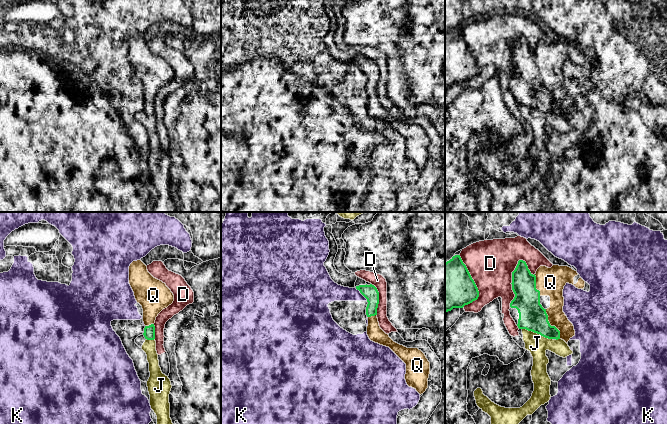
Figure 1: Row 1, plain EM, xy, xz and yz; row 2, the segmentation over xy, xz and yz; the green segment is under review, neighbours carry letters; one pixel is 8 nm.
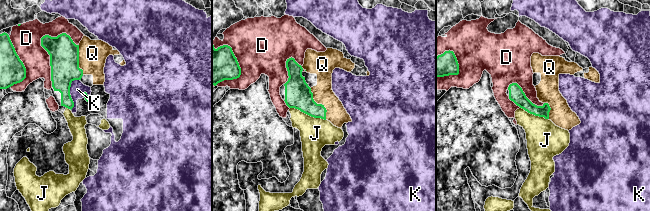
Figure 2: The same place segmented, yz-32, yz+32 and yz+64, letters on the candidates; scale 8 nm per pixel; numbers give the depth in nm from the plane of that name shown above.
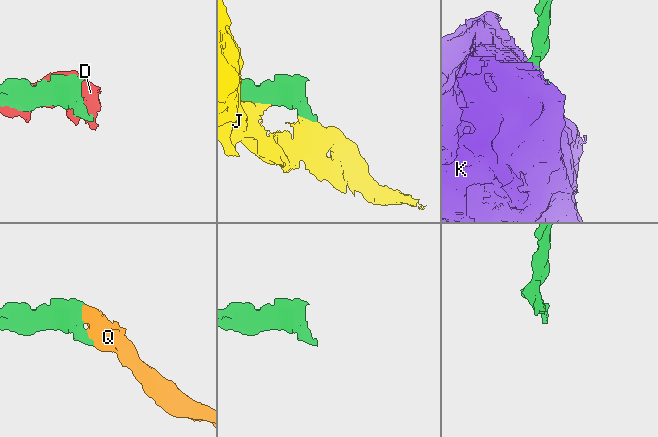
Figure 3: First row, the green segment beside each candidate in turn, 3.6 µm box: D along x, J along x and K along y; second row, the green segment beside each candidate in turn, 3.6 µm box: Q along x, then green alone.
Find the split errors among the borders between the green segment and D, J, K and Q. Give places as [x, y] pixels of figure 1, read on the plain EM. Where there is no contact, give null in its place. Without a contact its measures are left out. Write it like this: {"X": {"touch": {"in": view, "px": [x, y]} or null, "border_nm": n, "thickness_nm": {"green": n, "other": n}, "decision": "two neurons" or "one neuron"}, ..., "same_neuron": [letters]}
{"D": {"touch": {"in": "yz", "px": [512, 58]}, "border_nm": 400, "thickness_nm": {"green": 200, "other": 380}, "decision": "two neurons"}, "J": {"touch": {"in": "yz", "px": [537, 109]}, "border_nm": 260, "thickness_nm": {"green": 220, "other": 160}, "decision": "two neurons"}, "K": {"touch": {"in": "xz", "px": [361, 69]}, "border_nm": 140, "thickness_nm": {"green": 120, "other": 160}, "decision": "two neurons"}, "Q": {"touch": {"in": "yz", "px": [550, 101]}, "border_nm": 260, "thickness_nm": {"green": 220, "other": 140}, "decision": "one neuron"}, "same_neuron": ["Q"]}

